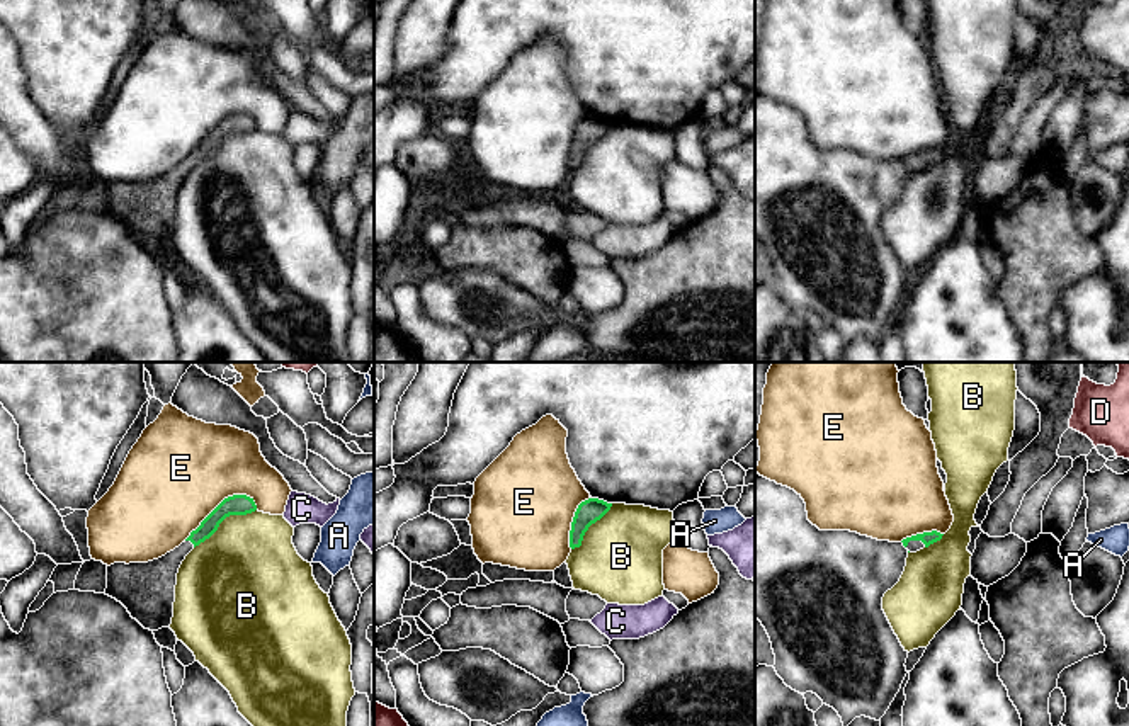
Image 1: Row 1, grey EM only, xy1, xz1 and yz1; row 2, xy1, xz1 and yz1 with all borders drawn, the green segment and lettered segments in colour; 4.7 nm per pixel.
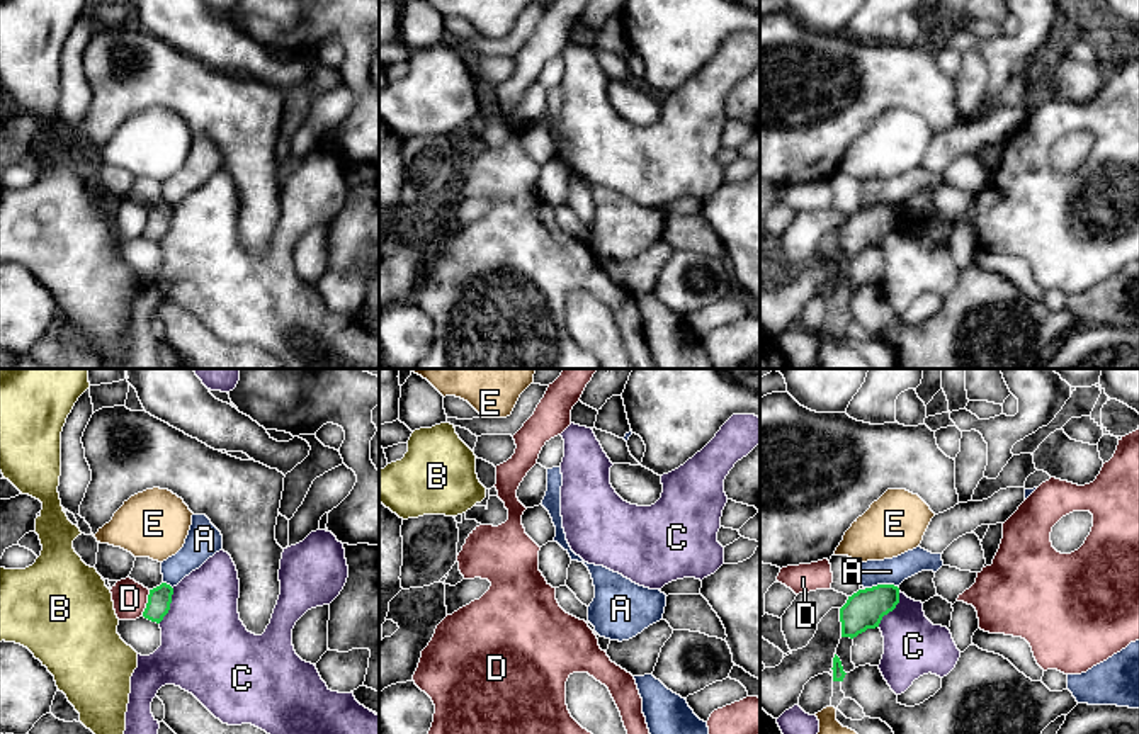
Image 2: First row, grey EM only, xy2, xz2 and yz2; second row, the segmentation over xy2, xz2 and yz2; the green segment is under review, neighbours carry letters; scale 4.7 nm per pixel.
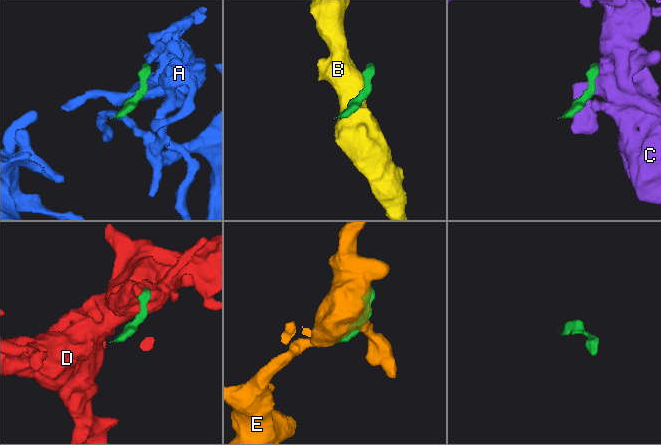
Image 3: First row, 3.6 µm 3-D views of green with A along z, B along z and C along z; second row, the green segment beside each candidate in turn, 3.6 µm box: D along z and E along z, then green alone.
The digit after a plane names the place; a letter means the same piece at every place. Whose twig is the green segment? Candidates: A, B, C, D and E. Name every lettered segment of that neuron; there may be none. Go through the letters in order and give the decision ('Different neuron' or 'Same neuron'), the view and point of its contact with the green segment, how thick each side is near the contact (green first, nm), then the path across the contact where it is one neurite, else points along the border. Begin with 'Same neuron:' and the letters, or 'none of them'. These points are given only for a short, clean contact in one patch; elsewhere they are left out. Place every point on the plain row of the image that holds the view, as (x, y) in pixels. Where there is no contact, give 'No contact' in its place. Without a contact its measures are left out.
Same neuron: none of them
A: Different neuron. Touches green at yz2 (881, 204). Thickness 180 nm (green) against 130 nm. Boundary: yz2 (896, 204), (872, 204), (866, 208)
B: Different neuron. Touches green at xy1 (223, 138). Thickness 100 nm (green) against 460 nm
C: Different neuron. Touches green at yz2 (891, 230). Thickness 180 nm (green) against 280 nm. Boundary: yz2 (900, 211), (900, 221), (878, 245)
D: Different neuron. Touches green at xy2 (147, 223). Thickness 110 nm (green) against 160 nm. Boundary: xy2 (150, 209), (141, 235)
E: Different neuron. Touches green at xy1 (218, 124). Thickness 100 nm (green) against 480 nm

